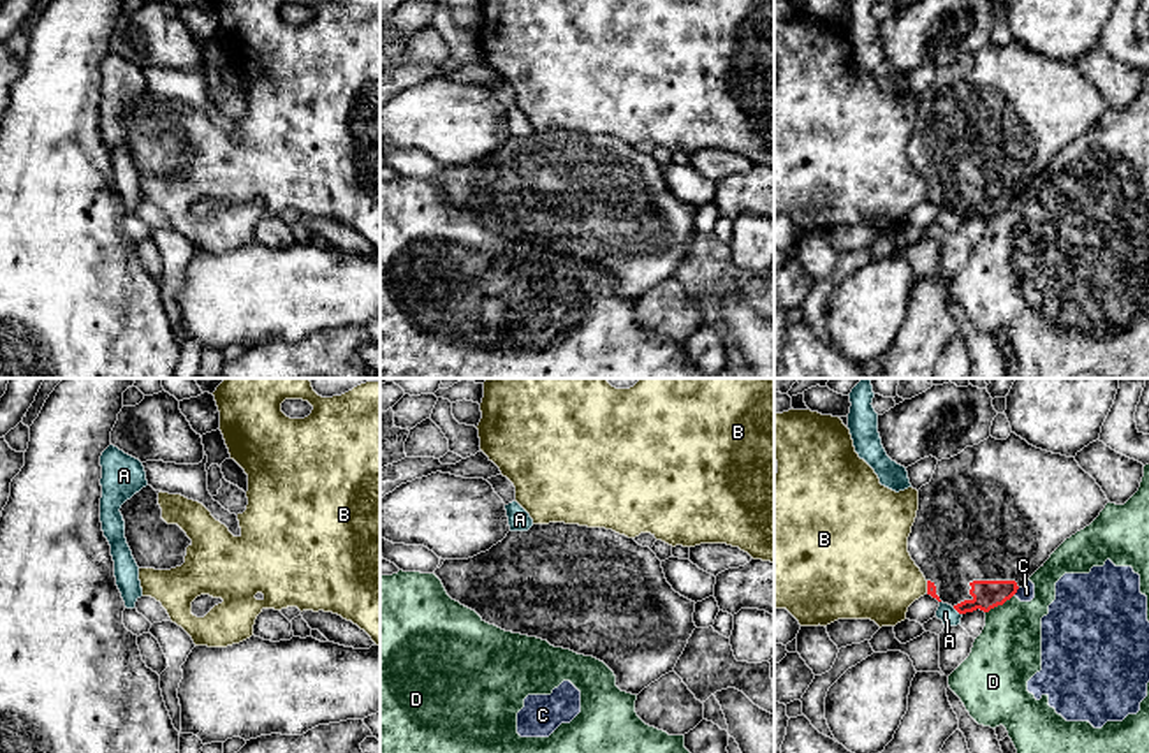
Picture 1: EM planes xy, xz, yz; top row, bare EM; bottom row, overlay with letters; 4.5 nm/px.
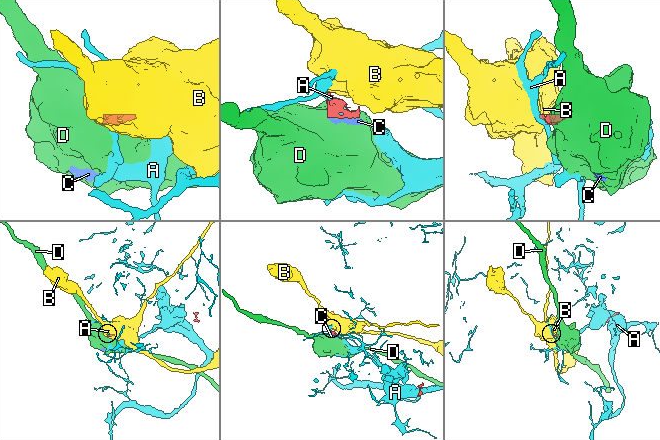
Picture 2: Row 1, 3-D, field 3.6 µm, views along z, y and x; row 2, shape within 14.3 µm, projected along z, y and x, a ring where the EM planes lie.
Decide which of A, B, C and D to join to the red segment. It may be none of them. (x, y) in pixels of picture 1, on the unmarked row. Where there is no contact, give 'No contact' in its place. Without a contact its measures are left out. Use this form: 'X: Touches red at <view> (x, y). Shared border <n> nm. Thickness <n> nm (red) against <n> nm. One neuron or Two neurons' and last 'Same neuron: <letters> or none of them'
A: Touches red at yz (958, 217). Shared border 60 nm. Thickness 130 nm (red) against 80 nm. Two neurons
B: Touches red at yz (928, 192). Shared border 60 nm. Thickness 50 nm (red) against 380 nm. Two neurons
C: Touches red at yz (1016, 197). Shared border 40 nm. Thickness 130 nm (red) against 80 nm. Two neurons
D: Touches red at yz (1000, 210). Shared border 160 nm. Thickness 130 nm (red) against 300 nm. Two neurons
Same neuron: none of them

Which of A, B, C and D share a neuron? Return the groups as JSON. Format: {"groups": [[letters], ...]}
{"groups": [["A"], ["B"], ["C", "D"]]}

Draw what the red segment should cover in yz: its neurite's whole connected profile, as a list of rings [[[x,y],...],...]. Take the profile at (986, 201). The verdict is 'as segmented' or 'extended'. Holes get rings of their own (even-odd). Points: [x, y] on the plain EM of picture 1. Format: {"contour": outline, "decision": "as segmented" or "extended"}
{"contour": [[[1015,39],[1006,46],[989,42],[938,67],[931,88],[918,95],[908,158],[927,186],[927,201],[959,220],[989,218],[1010,206],[1107,109],[1101,93],[1075,63],[1036,55]]], "decision": "extended"}

